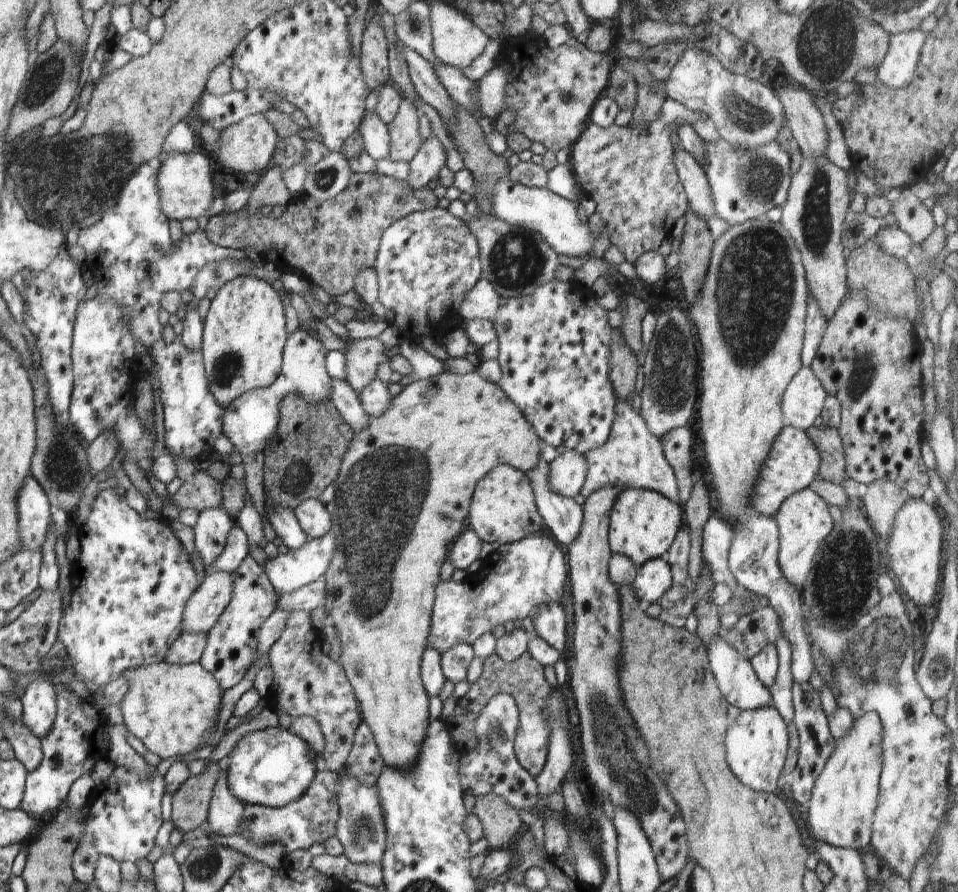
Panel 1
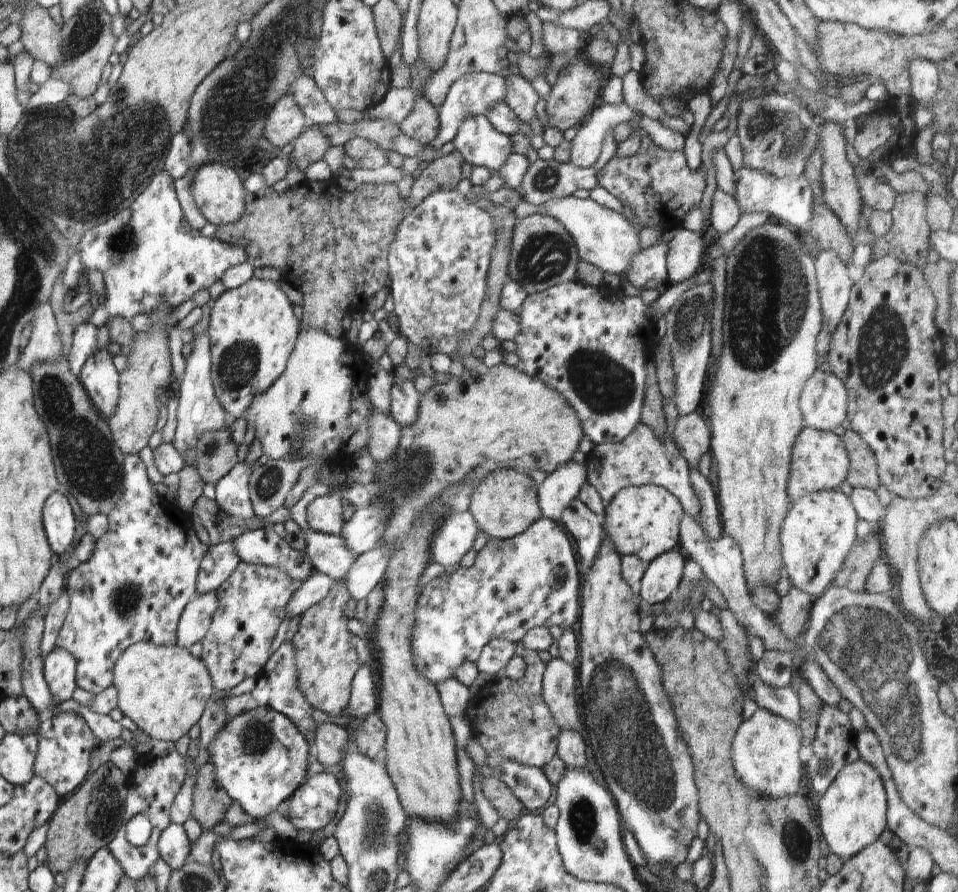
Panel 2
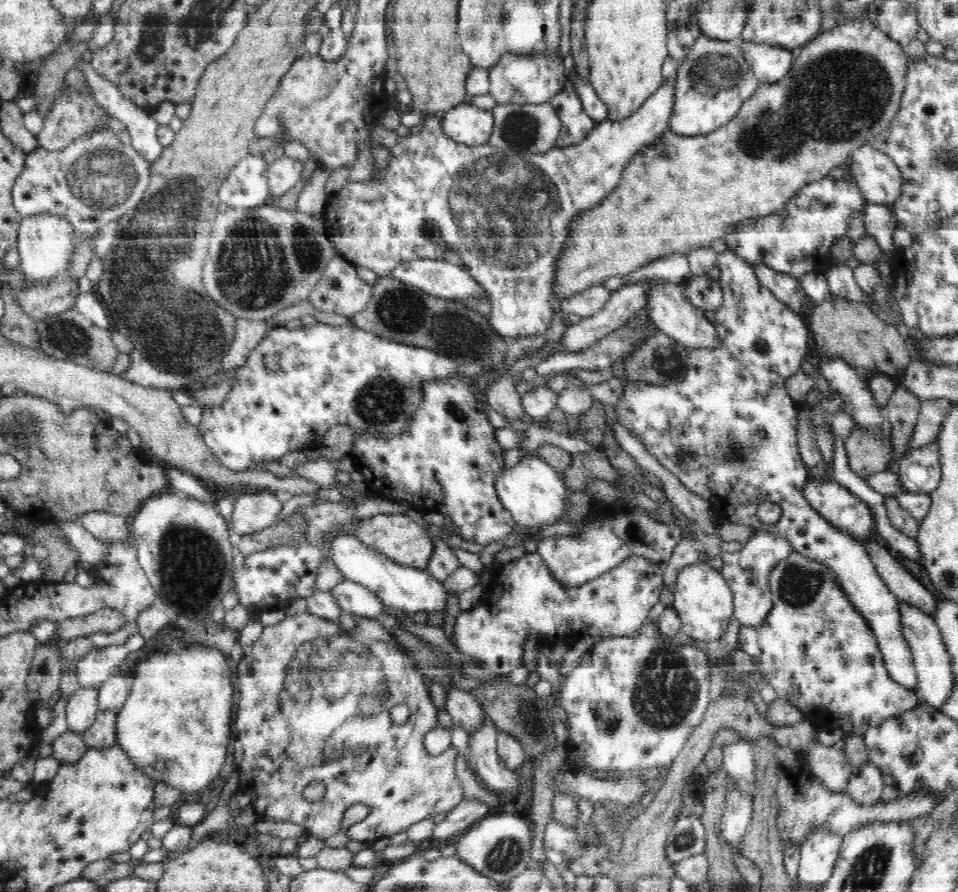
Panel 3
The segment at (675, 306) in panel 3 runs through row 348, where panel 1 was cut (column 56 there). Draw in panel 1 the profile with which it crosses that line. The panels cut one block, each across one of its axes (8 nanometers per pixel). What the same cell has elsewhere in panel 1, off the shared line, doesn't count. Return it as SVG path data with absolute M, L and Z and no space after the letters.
M32 681L20 698L23 704L21 722L36 738L42 740L52 728L57 711L58 689L48 681Z

